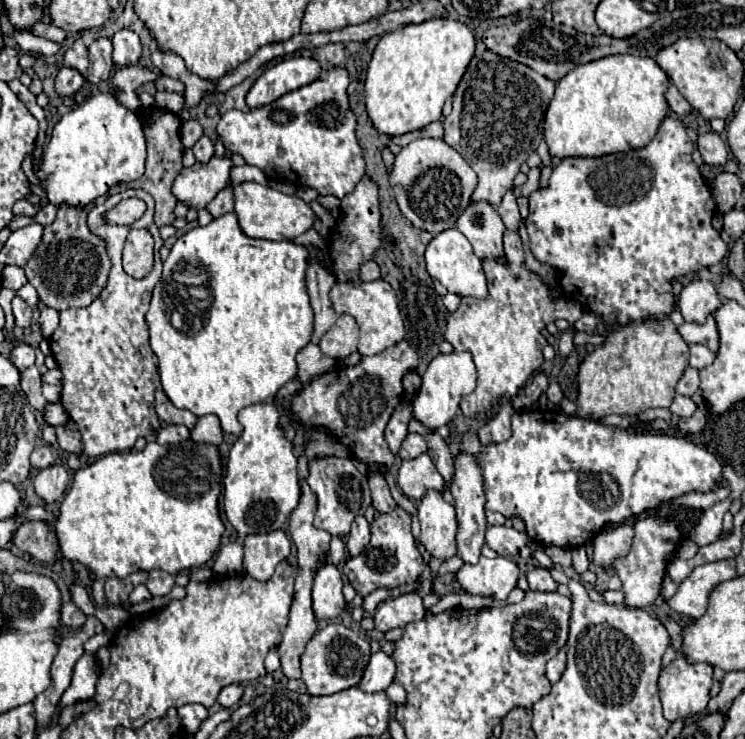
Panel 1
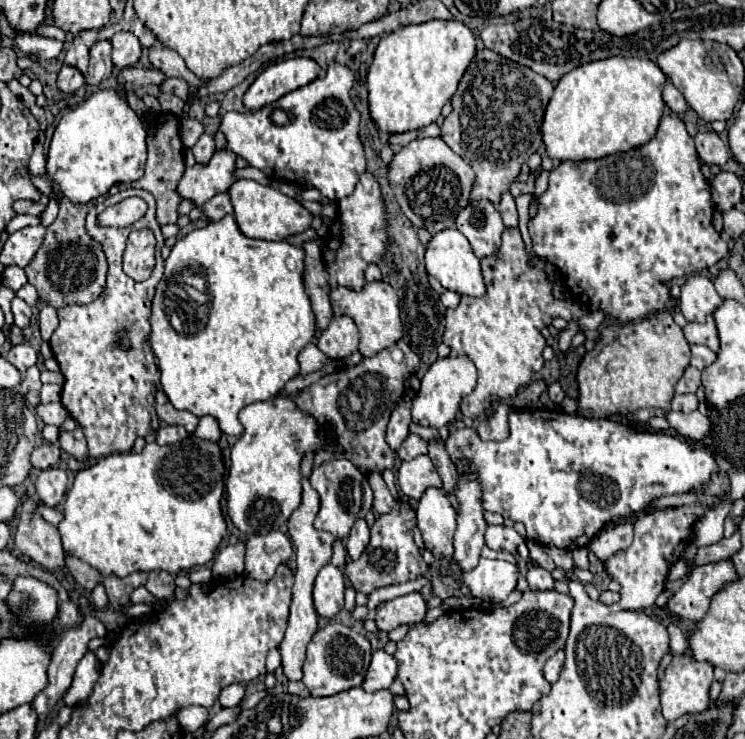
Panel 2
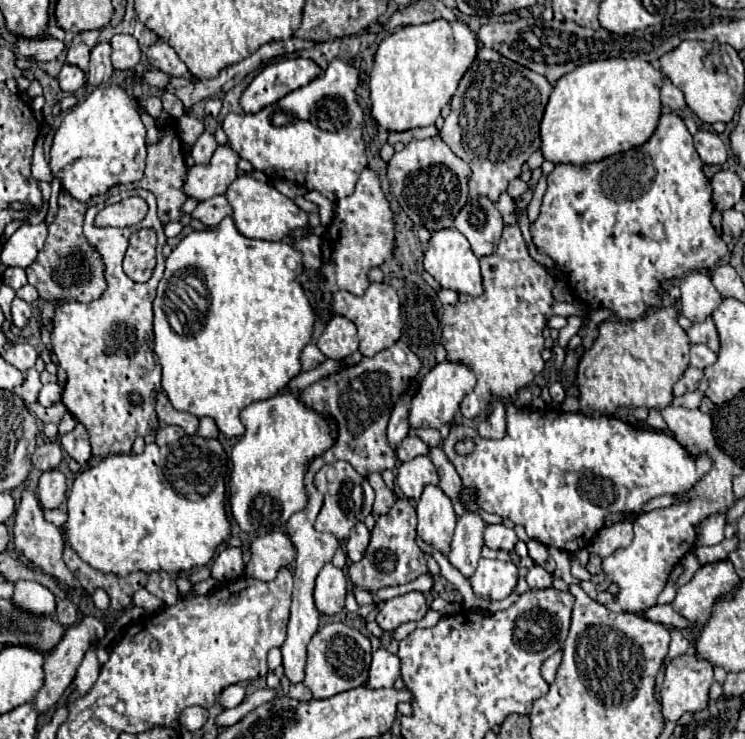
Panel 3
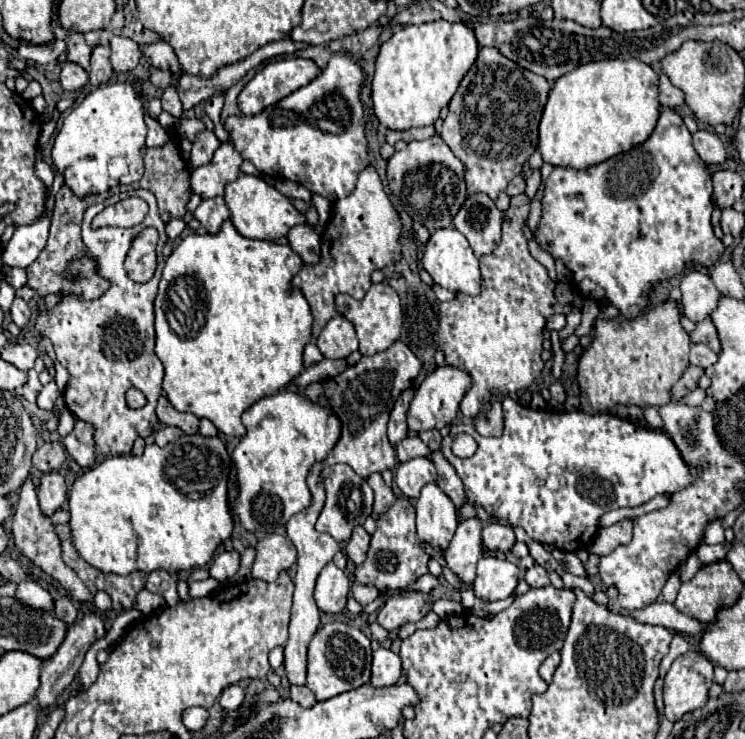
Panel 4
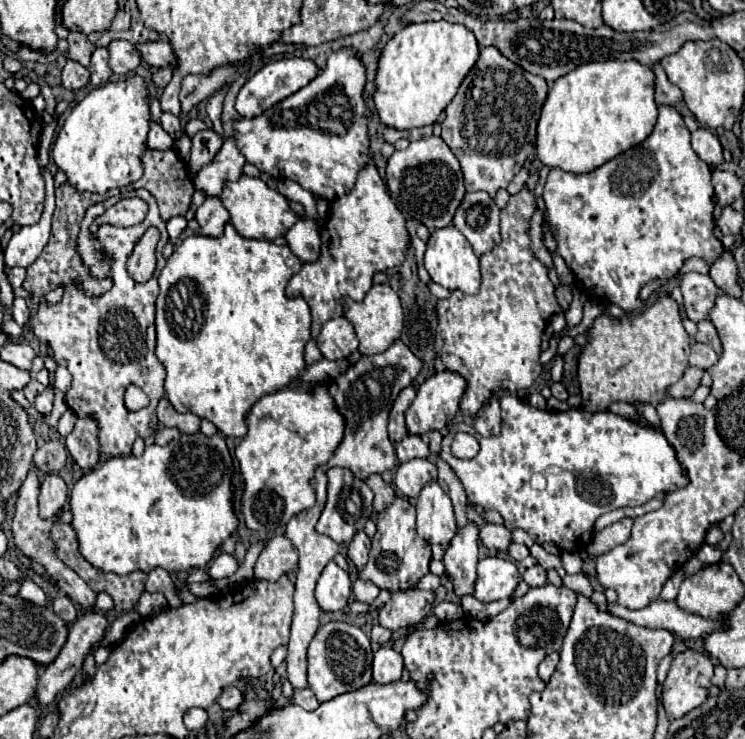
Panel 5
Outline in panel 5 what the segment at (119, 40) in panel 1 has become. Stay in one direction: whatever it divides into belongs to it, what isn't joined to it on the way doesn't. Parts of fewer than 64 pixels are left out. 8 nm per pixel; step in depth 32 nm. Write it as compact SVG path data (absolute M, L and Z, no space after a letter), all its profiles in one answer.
M112 40L110 42L110 68L114 74L128 74L136 70L140 64L140 54L136 44L128 40Z

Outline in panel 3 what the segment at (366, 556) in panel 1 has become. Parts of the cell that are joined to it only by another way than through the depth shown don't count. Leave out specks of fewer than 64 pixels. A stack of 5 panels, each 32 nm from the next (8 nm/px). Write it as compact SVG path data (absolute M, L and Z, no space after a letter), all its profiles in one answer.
M398 498L388 514L378 516L372 530L372 540L360 562L348 566L348 576L356 588L376 592L386 586L406 584L420 574L428 574L424 552L416 544L416 510L408 498Z

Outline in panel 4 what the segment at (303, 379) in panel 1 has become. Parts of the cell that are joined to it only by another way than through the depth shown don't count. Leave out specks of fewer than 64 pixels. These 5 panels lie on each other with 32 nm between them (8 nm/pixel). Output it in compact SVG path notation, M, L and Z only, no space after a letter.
M314 341L308 343L303 351L304 367L308 368L324 358Z

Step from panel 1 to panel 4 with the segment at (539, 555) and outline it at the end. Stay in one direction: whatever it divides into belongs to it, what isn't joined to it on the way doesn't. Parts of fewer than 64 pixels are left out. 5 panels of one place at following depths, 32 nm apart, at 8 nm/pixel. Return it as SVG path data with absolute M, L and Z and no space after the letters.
M533 541L529 546L529 553L534 558L537 564L544 567L547 571L551 568L551 571L555 571L559 564L554 559L551 553L545 550L542 544Z

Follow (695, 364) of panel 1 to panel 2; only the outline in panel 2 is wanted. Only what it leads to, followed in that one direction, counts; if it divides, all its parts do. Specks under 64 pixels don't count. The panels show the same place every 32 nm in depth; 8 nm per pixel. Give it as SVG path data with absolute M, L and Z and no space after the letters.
M692 346L692 358L690 358L690 366L702 370L706 366L710 366L716 360L716 354L708 348L708 346Z

